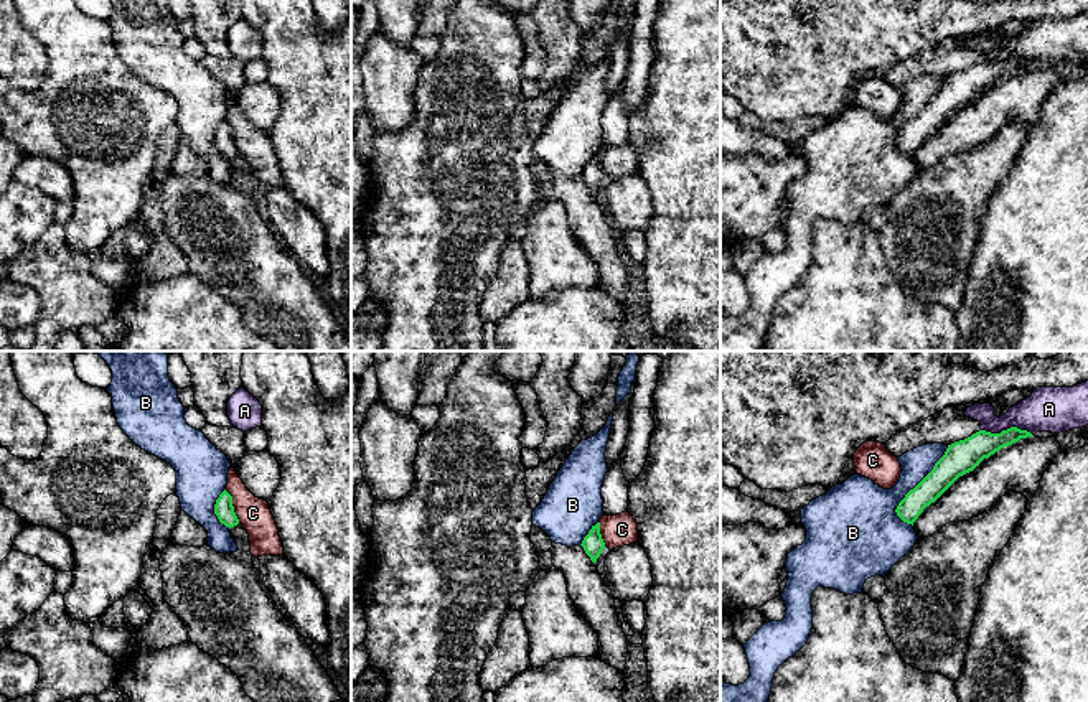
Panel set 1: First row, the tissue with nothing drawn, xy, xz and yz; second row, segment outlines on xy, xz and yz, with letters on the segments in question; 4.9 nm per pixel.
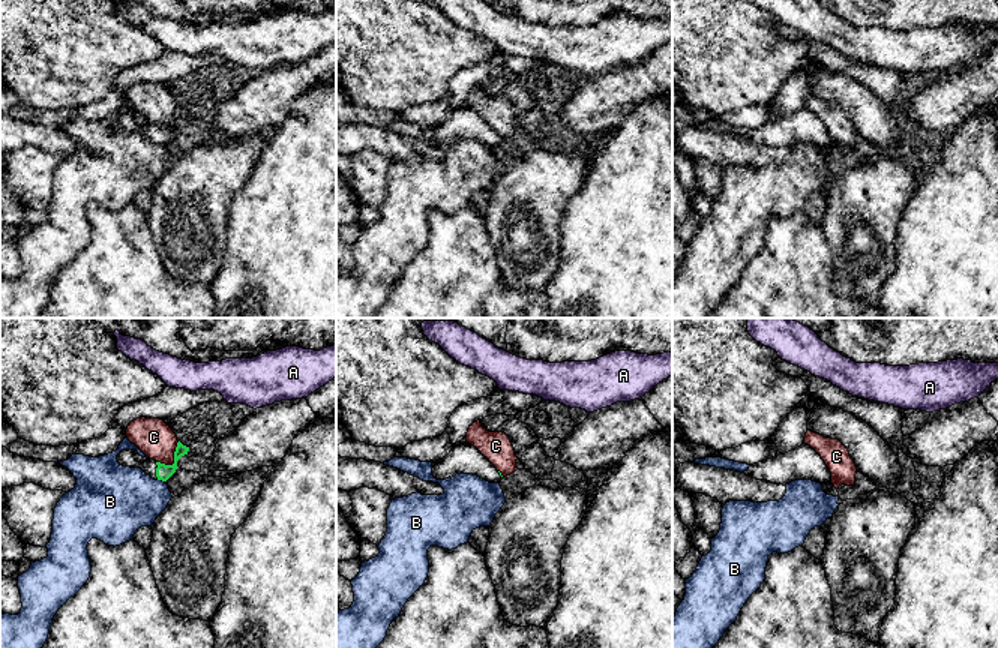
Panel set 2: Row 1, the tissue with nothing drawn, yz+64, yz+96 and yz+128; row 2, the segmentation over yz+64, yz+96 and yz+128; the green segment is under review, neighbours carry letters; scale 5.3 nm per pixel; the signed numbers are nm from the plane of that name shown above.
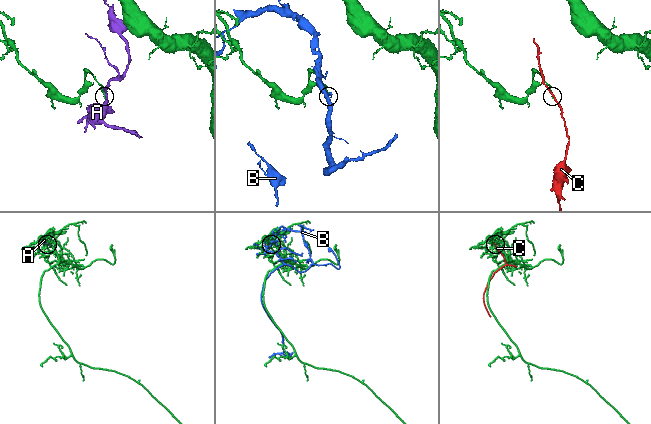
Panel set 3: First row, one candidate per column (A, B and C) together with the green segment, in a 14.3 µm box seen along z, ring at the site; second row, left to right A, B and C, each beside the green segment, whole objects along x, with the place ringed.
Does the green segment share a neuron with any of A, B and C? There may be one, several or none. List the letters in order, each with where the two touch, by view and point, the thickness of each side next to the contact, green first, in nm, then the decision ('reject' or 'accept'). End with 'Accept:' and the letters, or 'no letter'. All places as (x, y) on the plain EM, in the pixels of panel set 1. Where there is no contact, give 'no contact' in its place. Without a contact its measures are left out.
A: yz (1008, 60) | 160/220 nm | reject
B: yz (917, 116) | 160/220 nm | reject
C: xy (233, 137) | 90/160 nm | reject
Accept: no letter

